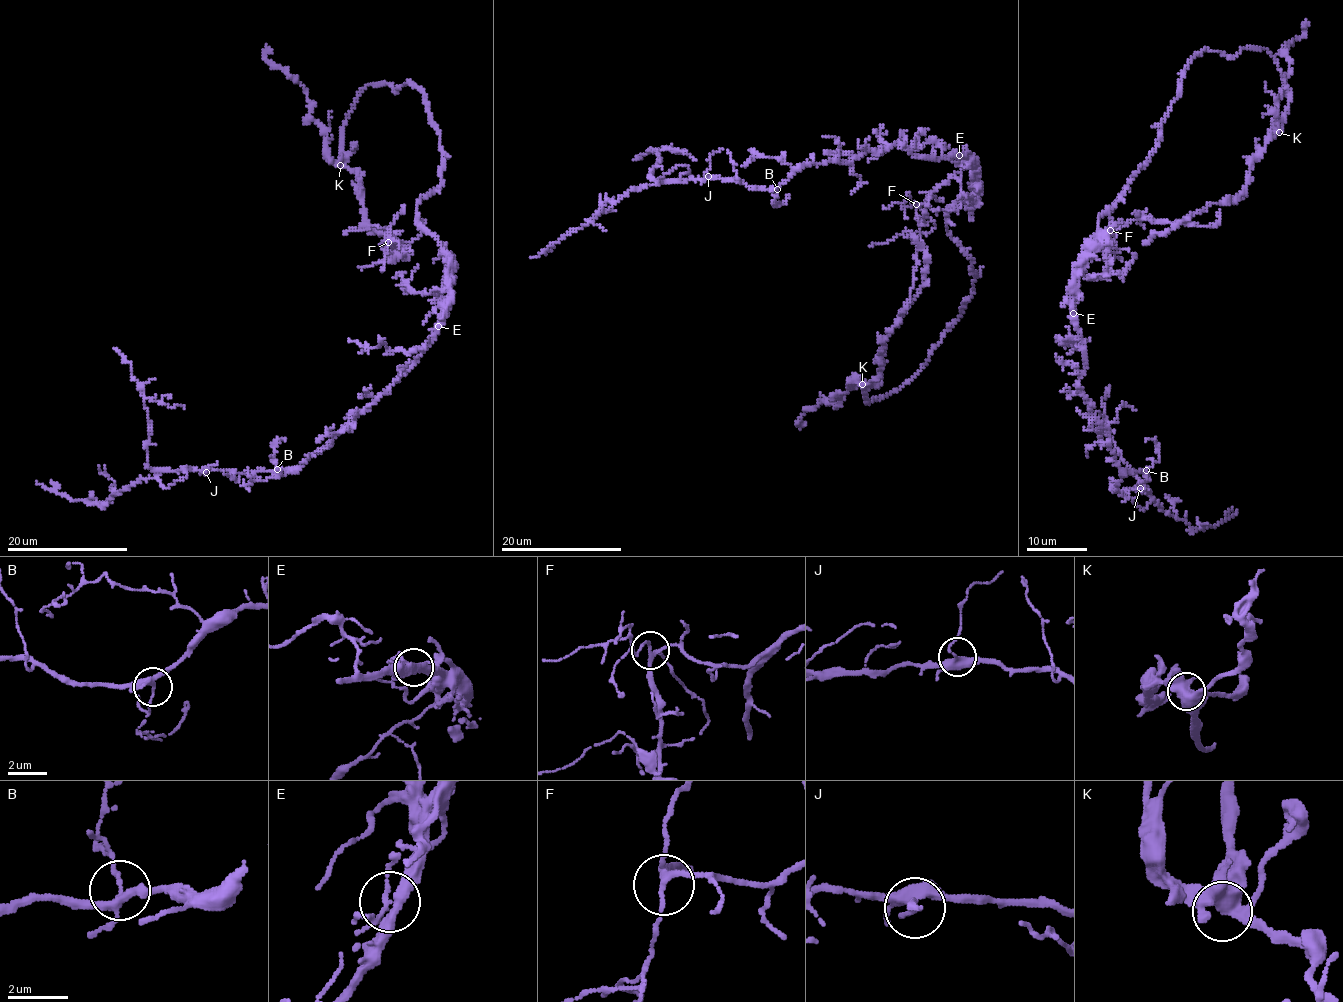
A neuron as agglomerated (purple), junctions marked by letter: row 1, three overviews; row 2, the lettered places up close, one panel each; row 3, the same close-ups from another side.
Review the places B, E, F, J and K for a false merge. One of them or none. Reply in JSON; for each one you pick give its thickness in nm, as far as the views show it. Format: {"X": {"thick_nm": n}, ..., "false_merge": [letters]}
{"E": {"thick_nm": 320}, "false_merge": ["E"]}

